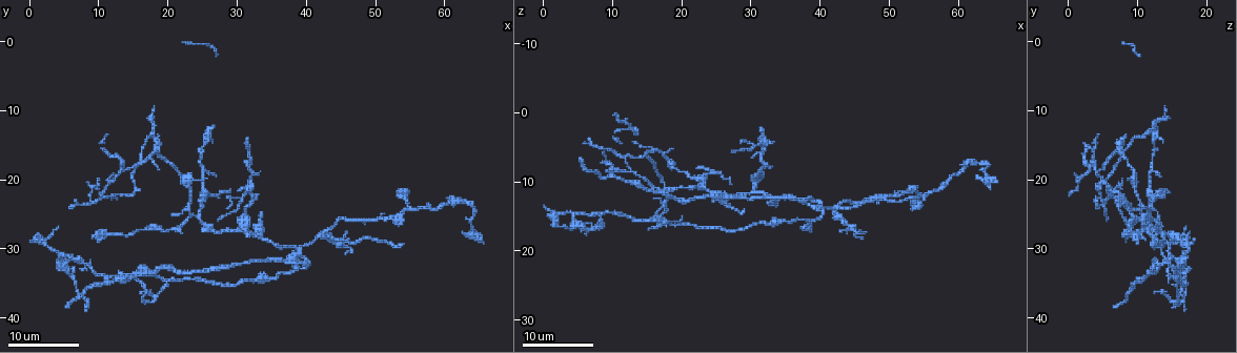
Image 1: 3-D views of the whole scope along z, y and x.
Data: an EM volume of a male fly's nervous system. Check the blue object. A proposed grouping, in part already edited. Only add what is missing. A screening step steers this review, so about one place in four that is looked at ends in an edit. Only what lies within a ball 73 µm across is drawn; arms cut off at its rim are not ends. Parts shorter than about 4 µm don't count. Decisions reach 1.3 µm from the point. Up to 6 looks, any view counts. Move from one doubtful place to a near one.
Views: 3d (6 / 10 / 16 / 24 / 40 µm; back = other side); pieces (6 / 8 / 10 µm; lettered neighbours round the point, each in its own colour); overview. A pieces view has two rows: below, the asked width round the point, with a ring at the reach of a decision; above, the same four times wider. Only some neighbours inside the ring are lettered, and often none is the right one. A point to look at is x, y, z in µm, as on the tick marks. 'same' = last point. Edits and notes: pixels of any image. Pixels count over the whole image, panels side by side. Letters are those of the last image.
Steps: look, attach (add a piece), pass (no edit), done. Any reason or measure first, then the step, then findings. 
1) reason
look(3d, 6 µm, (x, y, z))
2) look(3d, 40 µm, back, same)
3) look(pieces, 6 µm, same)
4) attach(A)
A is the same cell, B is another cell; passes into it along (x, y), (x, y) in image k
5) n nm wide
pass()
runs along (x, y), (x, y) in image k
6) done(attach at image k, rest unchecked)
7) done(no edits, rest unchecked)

an open end
look(3d, 24 µm, (18.5, 13.5, 8.0))

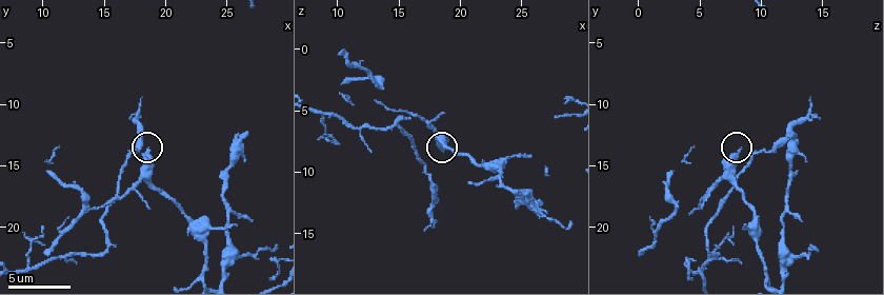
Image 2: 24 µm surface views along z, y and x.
see the neighbours
look(pieces, 6 µm, (18.4, 13.8, 8.2))

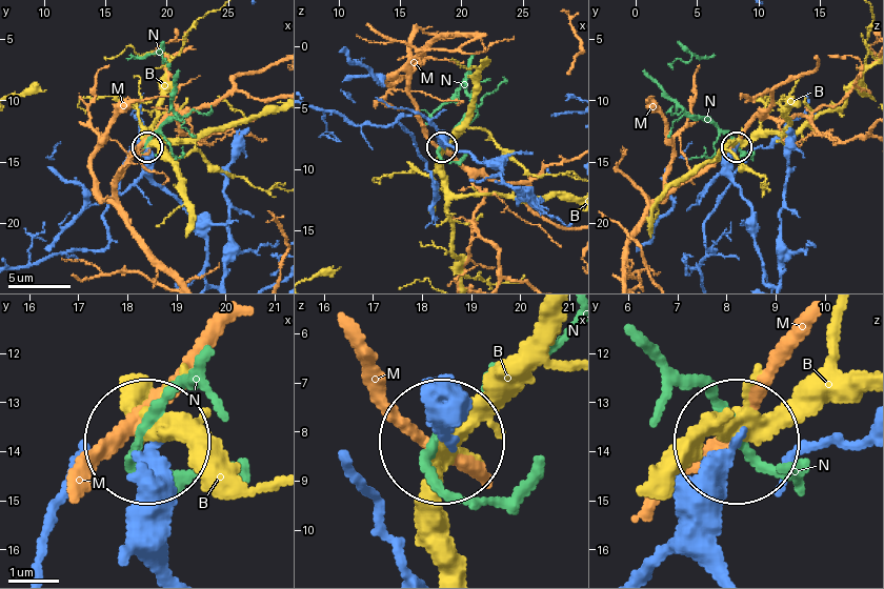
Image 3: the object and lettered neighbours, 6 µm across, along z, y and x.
pass()
B, M and N are other cells; runs along (721, 562), (725, 453) in image 3; none of them fits

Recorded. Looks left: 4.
free end
look(3d, 24 µm, (8.5, 38.5, 15.5))

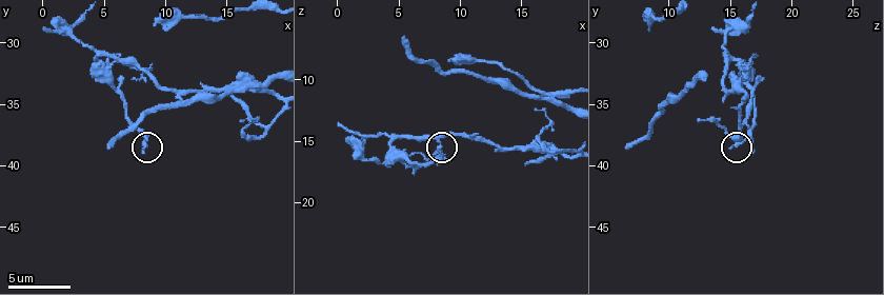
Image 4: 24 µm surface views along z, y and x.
look(pieces, 8 µm, (8.4, 38.4, 15.0))

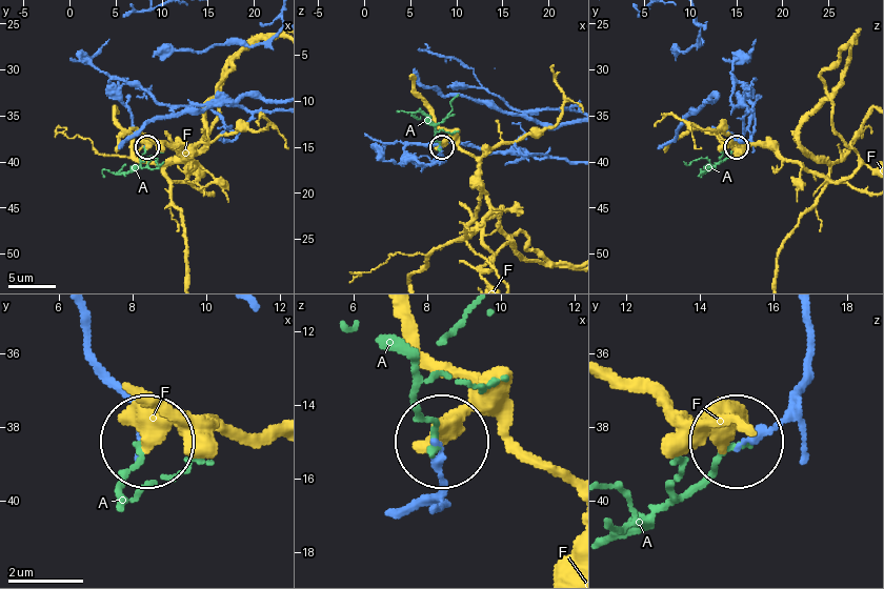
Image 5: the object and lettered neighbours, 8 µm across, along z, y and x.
pass()
A and F are other cells; runs along (801, 315), (810, 342), (804, 389), (782, 418), (739, 443) in image 5; none of them fits

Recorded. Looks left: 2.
done(no edits, rest unchecked)

